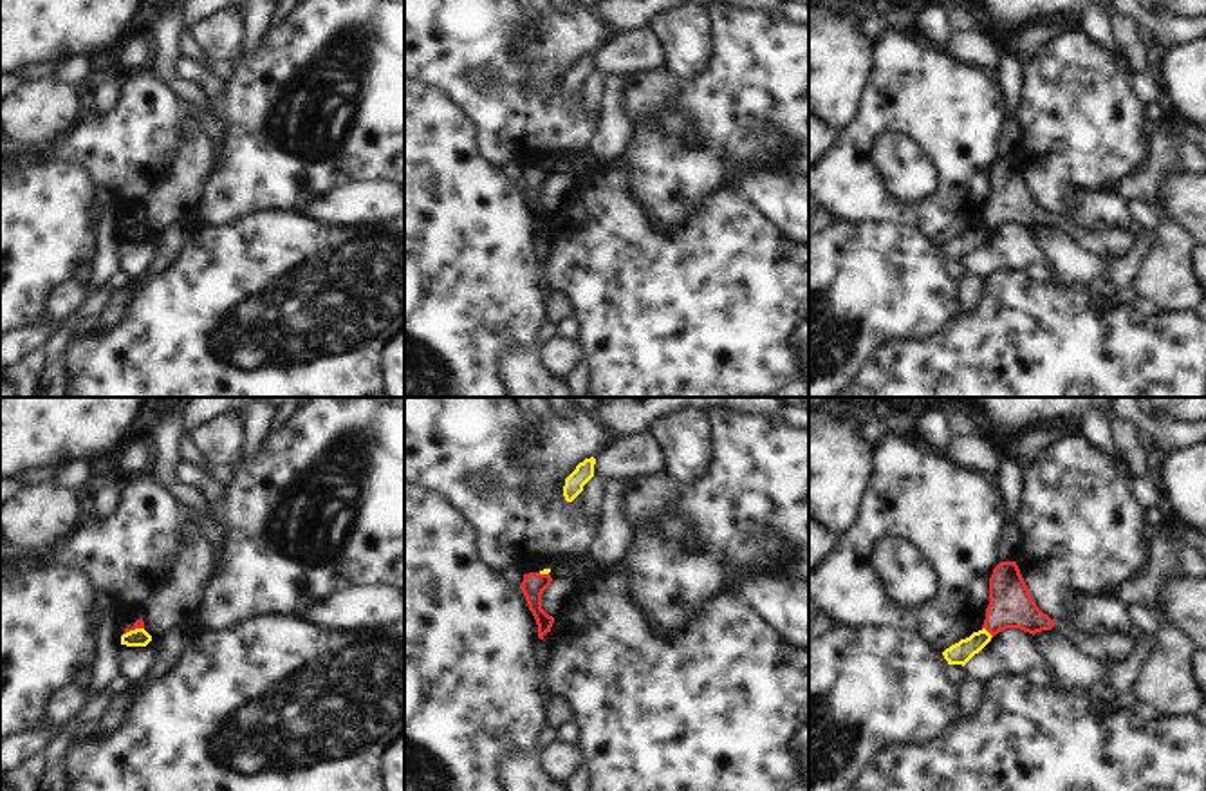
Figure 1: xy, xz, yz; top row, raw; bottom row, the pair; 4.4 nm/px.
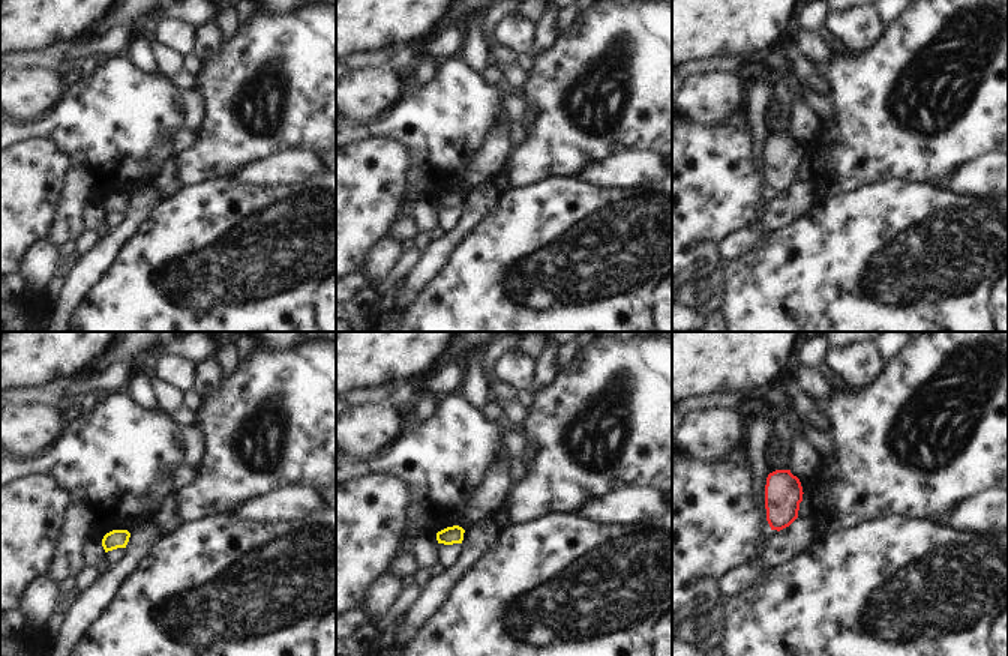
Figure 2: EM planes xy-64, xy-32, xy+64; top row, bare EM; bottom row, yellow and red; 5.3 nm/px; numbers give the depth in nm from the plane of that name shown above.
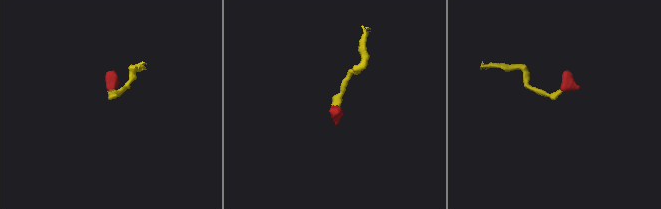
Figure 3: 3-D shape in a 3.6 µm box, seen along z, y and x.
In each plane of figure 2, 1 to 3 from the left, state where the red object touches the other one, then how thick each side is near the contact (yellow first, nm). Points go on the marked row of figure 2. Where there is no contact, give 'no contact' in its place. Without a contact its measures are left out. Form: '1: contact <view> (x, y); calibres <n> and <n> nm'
1: no contact
2: no contact
3: no contact

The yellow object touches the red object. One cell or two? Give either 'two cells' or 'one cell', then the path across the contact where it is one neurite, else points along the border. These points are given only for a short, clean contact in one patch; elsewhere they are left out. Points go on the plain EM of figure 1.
two cells | along yz (983, 223), (992, 232)

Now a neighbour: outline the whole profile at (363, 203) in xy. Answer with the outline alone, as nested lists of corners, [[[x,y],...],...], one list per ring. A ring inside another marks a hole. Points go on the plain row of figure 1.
[[[357,181],[309,204],[305,215],[334,228],[383,224],[404,215],[404,188],[392,181]]]

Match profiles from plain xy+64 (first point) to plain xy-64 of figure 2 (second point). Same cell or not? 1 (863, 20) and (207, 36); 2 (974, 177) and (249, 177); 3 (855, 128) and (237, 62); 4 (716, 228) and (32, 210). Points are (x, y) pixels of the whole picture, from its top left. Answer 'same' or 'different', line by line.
1: different
2: same
3: same
4: same

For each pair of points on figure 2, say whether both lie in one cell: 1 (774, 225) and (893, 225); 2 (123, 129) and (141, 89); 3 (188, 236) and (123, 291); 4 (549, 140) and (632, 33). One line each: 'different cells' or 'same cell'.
1: different cells
2: same cell
3: same cell
4: same cell

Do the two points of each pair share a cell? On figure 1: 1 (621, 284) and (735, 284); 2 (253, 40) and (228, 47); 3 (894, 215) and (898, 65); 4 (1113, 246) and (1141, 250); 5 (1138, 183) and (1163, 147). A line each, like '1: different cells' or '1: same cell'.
1: same cell
2: different cells
3: same cell
4: different cells
5: same cell

